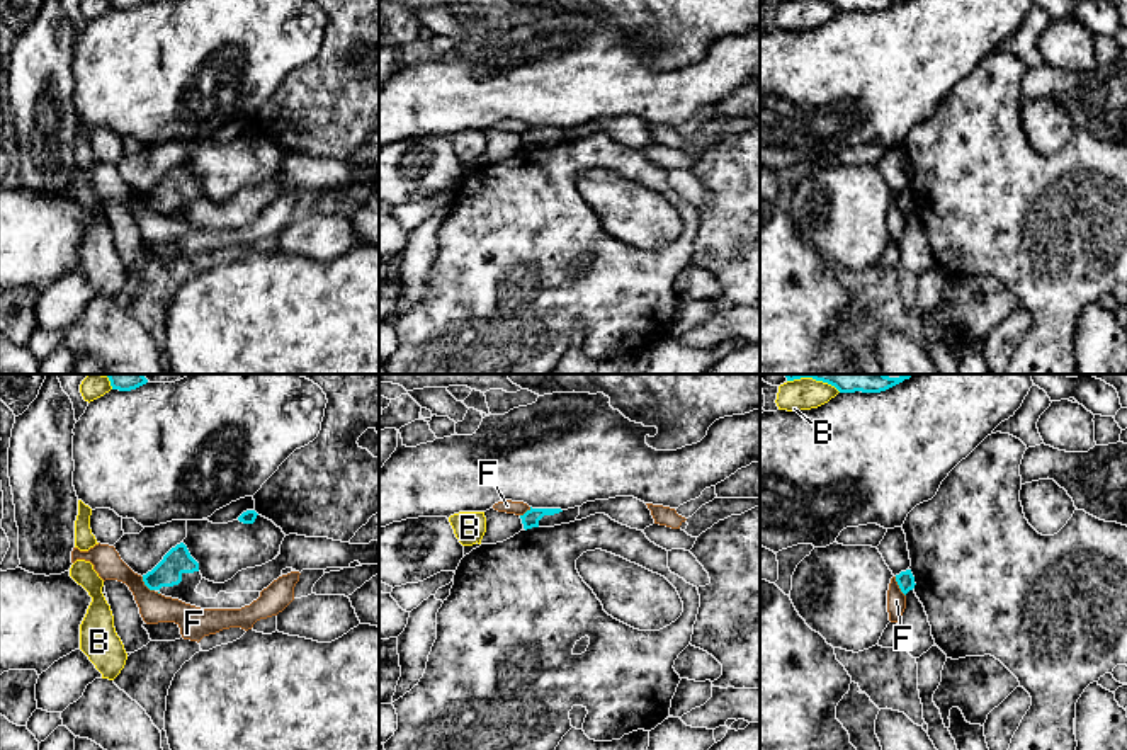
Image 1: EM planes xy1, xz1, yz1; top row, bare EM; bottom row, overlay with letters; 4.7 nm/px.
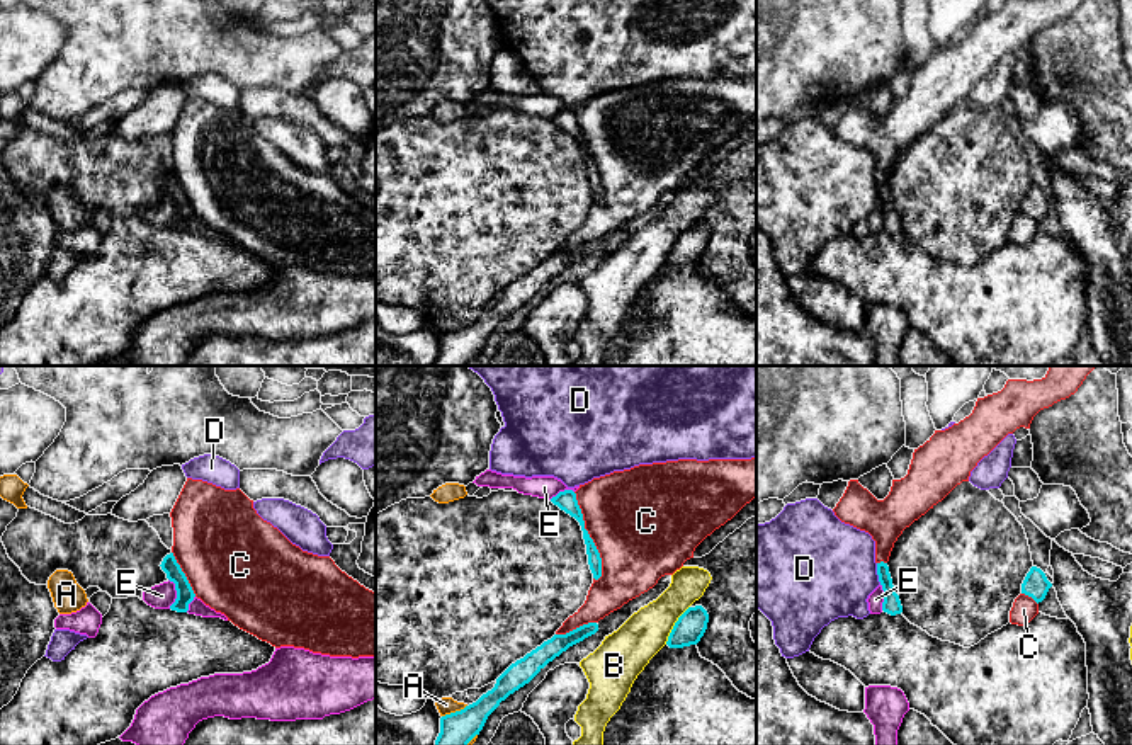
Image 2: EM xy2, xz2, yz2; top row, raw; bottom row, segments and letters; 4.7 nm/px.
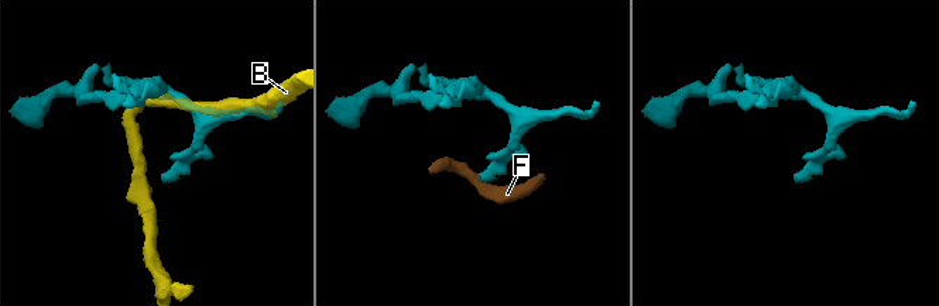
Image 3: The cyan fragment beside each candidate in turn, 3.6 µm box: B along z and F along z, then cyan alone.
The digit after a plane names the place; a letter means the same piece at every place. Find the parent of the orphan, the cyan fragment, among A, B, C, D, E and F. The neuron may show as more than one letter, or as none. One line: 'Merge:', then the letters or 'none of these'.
Merge: none of these

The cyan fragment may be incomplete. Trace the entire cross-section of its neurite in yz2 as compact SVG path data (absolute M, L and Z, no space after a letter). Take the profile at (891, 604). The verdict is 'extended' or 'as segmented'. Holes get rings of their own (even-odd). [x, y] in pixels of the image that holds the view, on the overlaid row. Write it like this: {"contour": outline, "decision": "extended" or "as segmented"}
{"contour": "M884 561L877 563L877 575L884 590L882 611L891 616L901 614L903 606L901 606L899 595L894 590L887 563Z", "decision": "as segmented"}

